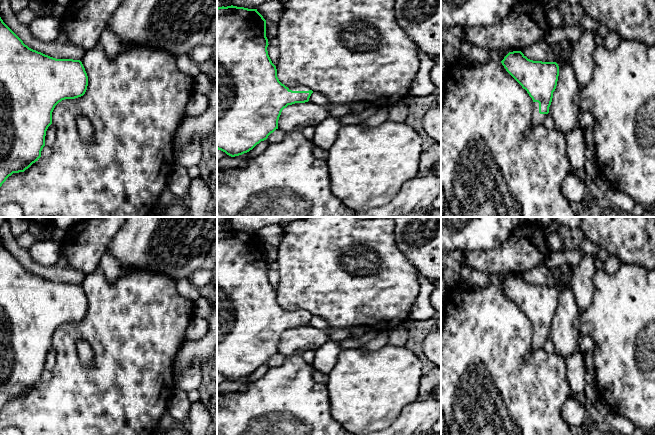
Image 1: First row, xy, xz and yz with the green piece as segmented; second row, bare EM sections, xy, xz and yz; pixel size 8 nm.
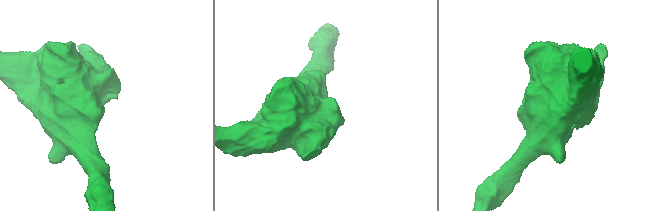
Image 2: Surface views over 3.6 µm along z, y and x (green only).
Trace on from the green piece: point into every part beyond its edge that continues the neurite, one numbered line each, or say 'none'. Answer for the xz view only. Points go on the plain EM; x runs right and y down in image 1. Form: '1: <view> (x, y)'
1: xz (301, 311)

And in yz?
1: yz (537, 342)

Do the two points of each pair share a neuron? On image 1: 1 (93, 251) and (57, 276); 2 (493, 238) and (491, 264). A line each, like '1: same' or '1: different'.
1: different
2: different

